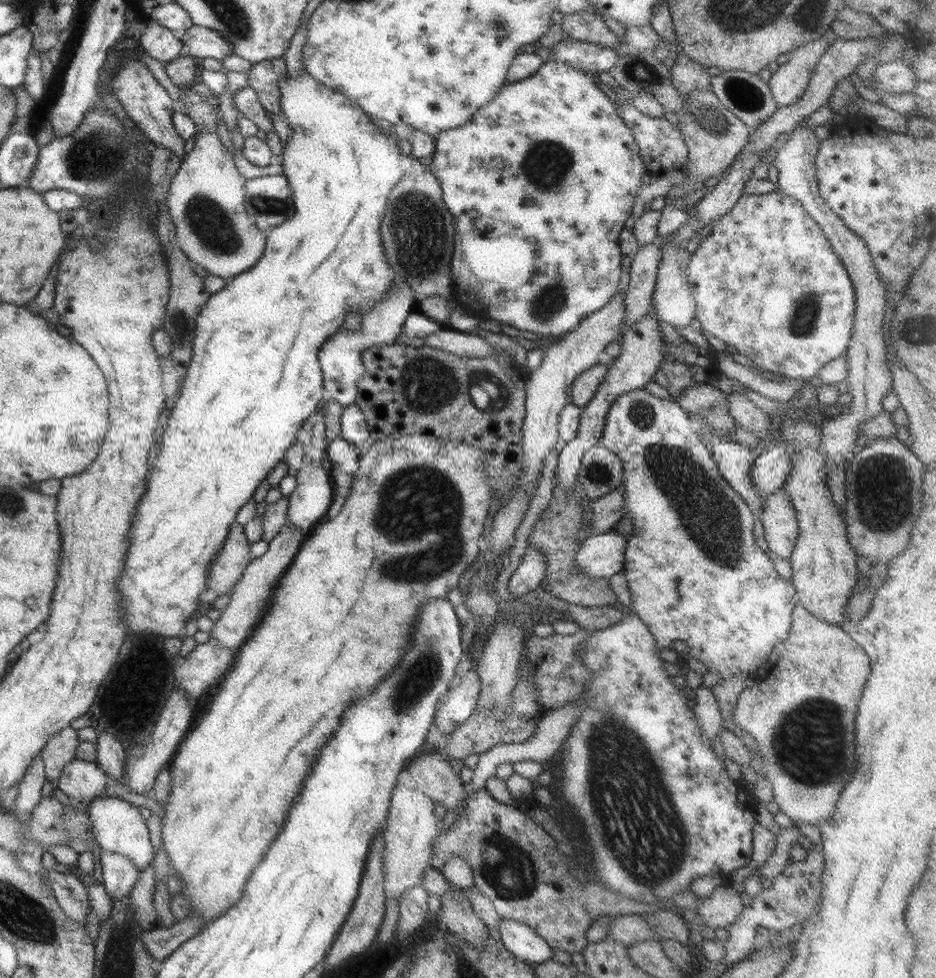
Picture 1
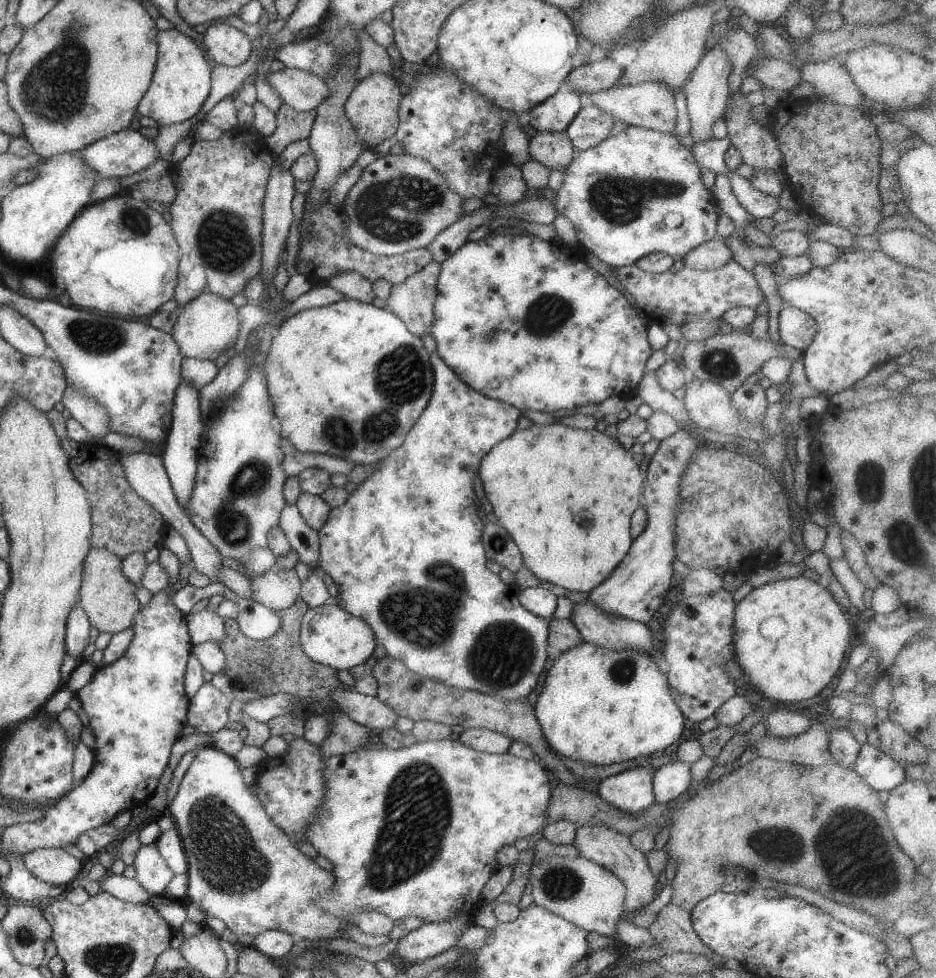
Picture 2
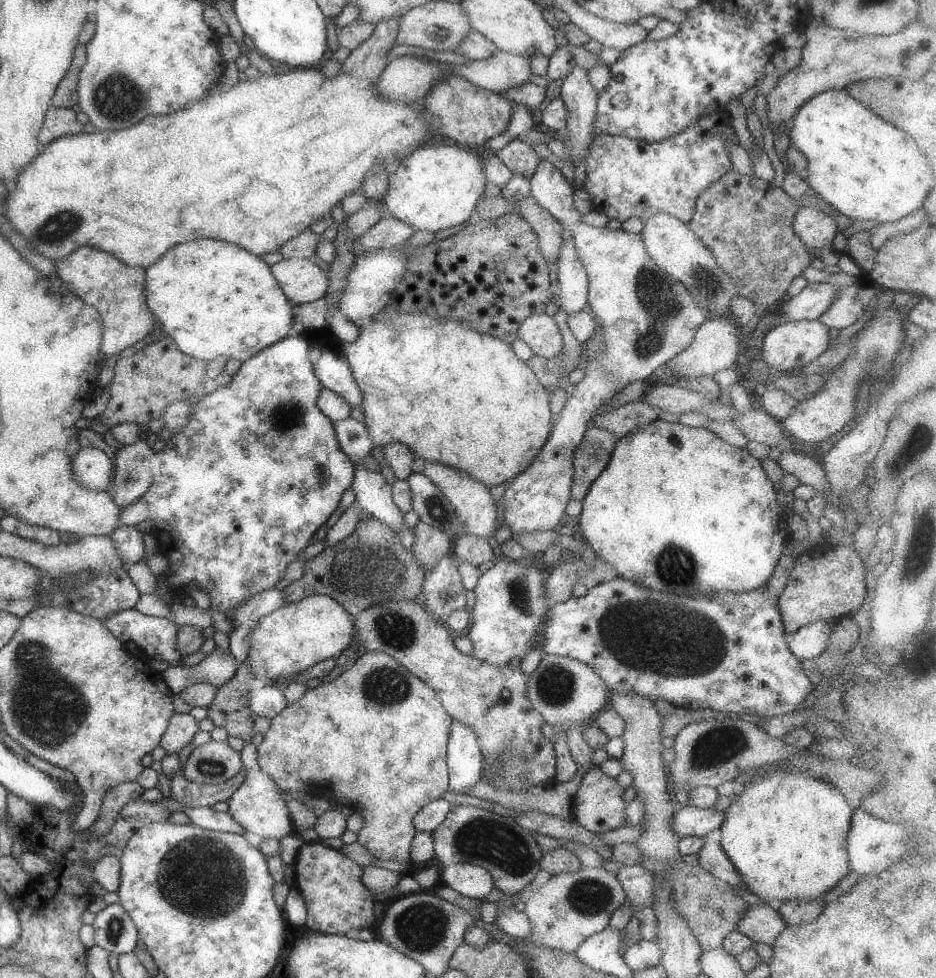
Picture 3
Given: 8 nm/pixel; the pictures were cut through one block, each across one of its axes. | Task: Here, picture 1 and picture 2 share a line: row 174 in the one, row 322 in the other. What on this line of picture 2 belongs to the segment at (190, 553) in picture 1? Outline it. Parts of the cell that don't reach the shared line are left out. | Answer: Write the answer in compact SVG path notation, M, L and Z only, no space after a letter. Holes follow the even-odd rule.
M339 299L331 304L303 309L287 317L278 328L276 335L270 340L263 364L266 376L266 387L269 402L271 402L277 428L280 436L286 438L302 453L321 453L332 457L348 460L355 464L378 463L385 458L395 447L398 447L405 438L411 425L417 420L421 411L427 406L431 396L434 374L430 363L430 354L425 350L423 341L411 334L406 324L395 314L378 308L371 303L362 303L353 299Z

